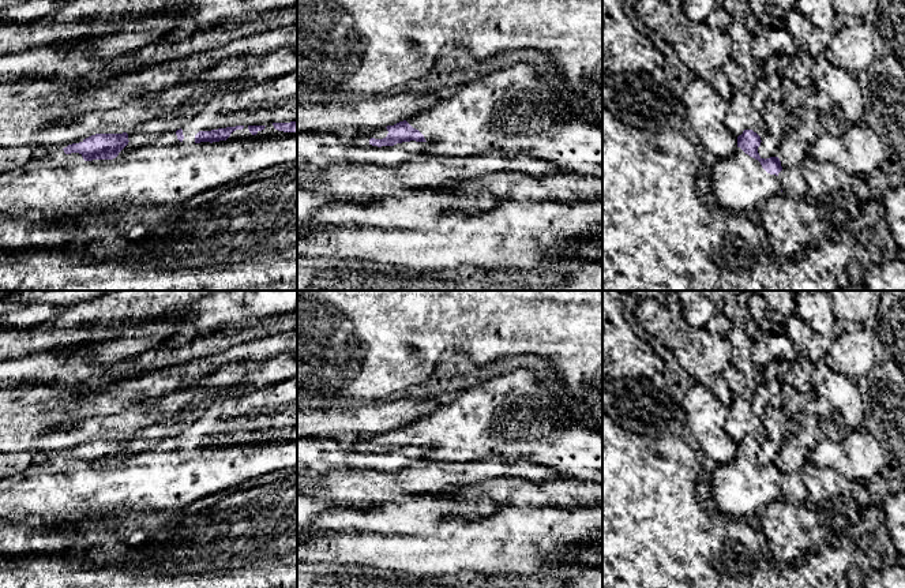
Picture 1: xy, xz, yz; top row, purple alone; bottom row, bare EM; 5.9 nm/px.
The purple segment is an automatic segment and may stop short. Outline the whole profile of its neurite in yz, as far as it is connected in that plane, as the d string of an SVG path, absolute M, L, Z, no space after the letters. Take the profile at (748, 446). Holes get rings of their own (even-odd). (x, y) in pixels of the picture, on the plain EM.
M744 435L737 442L735 460L717 465L707 479L717 505L717 514L741 518L759 513L765 506L781 498L778 479L782 476L778 462L762 464L758 458L761 442Z

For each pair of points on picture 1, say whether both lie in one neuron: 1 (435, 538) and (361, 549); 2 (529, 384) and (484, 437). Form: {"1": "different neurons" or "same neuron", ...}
{"1": "same neuron", "2": "same neuron"}

